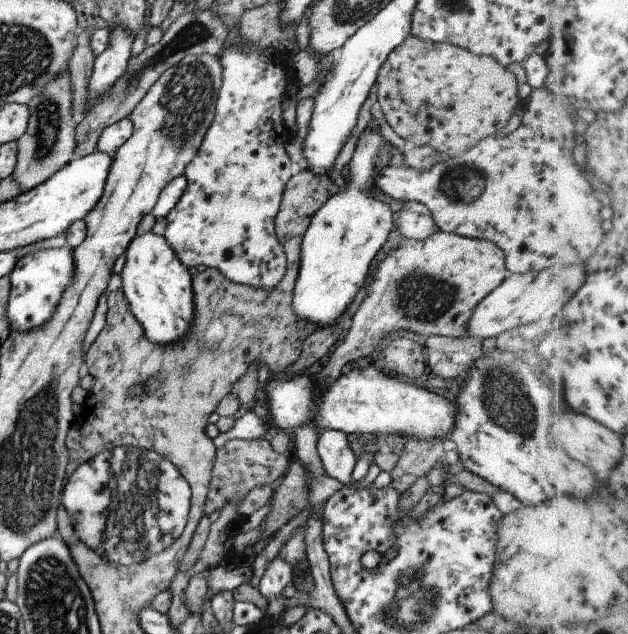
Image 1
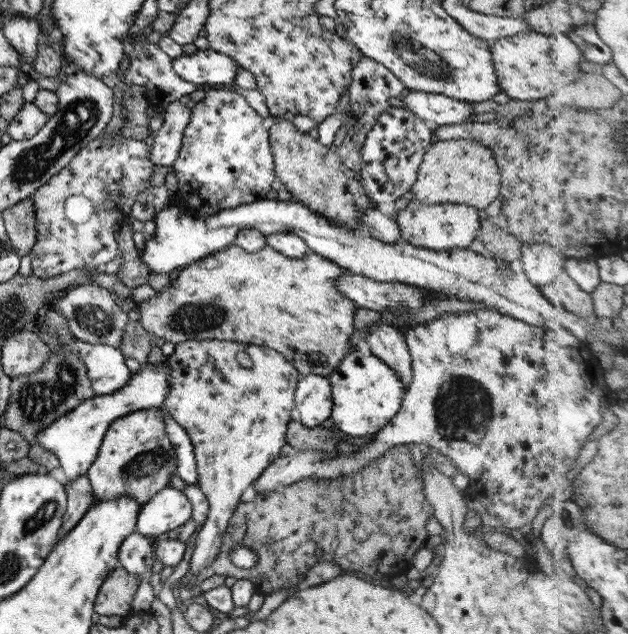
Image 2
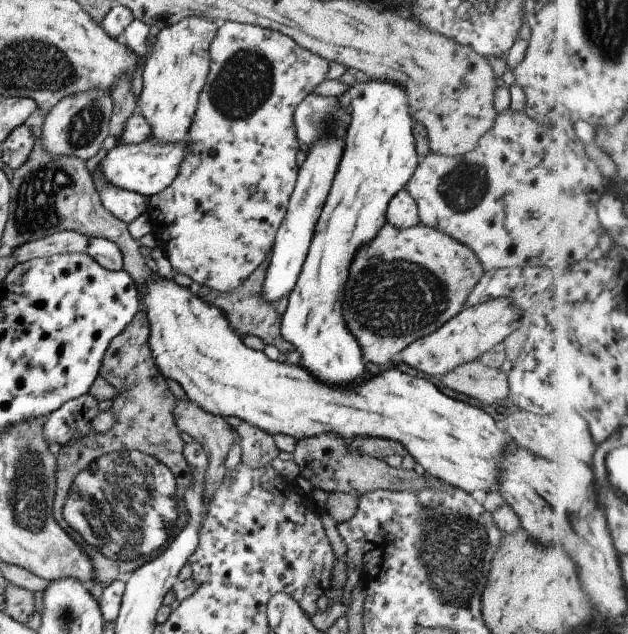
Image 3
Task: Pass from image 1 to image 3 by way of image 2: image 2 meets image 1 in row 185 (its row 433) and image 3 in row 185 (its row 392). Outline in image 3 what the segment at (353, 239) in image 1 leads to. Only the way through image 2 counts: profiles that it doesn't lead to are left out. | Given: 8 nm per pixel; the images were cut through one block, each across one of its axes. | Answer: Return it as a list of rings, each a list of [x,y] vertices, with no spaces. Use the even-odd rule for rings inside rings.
[[[372,79],[366,84],[355,83],[347,92],[351,99],[348,106],[349,122],[338,172],[333,178],[324,208],[317,220],[314,236],[296,284],[288,296],[286,311],[281,316],[282,336],[301,354],[300,365],[309,370],[315,380],[330,386],[350,384],[360,378],[369,379],[361,346],[350,334],[343,317],[345,284],[358,249],[374,240],[378,231],[387,223],[386,209],[390,200],[405,188],[420,161],[412,134],[414,120],[406,91],[401,85]]]

